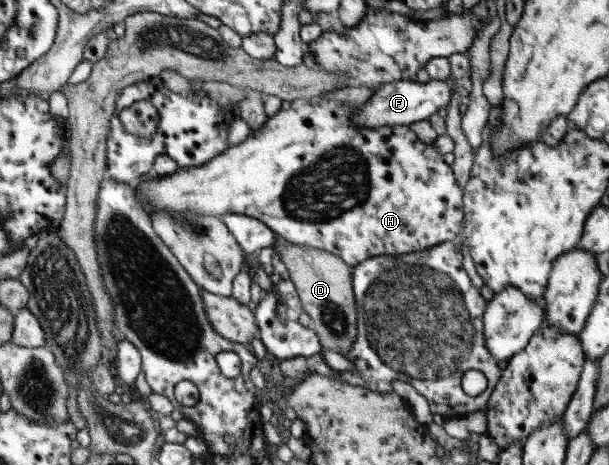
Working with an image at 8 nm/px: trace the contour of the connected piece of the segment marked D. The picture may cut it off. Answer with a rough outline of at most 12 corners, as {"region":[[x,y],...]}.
{"region":[[275,237],[322,349],[356,339],[351,268]]}

